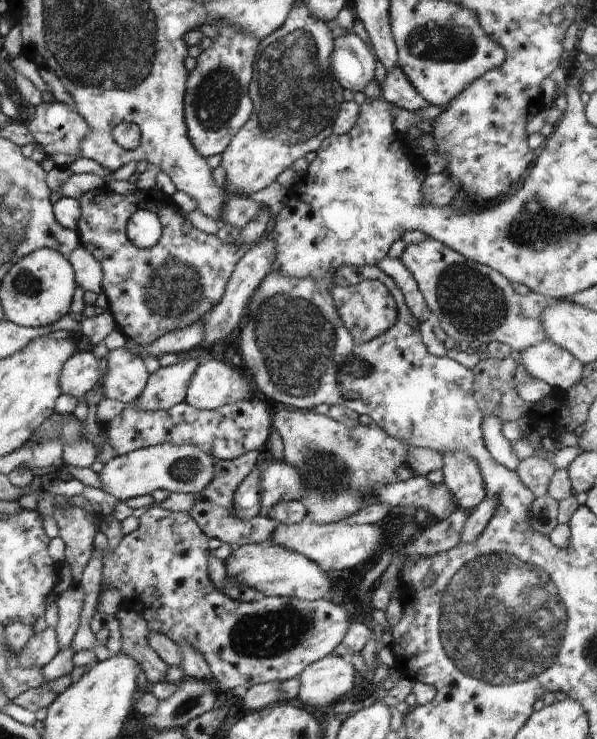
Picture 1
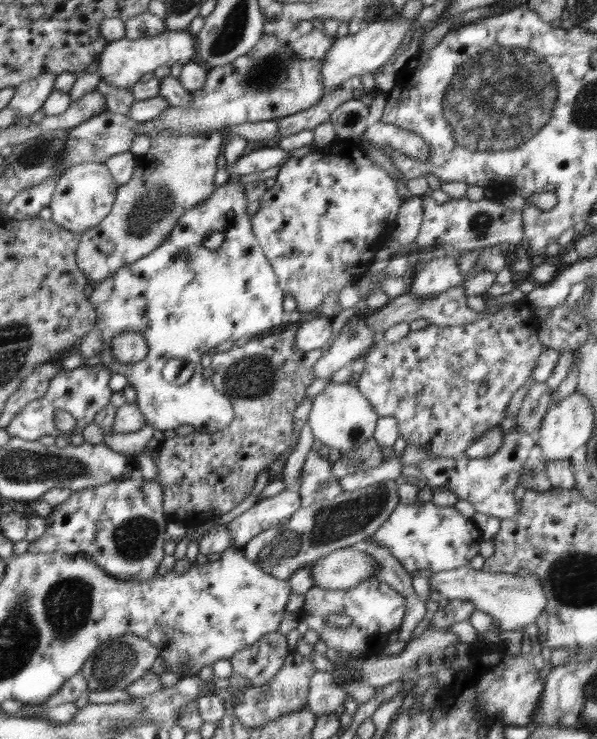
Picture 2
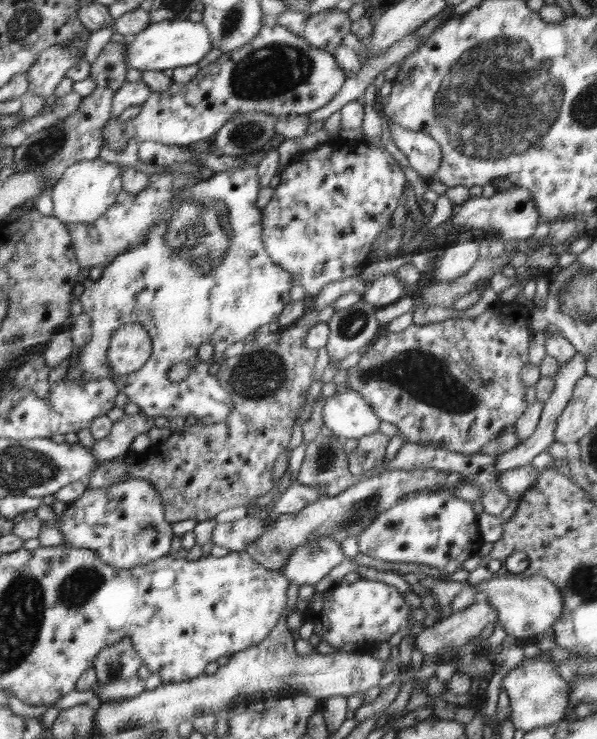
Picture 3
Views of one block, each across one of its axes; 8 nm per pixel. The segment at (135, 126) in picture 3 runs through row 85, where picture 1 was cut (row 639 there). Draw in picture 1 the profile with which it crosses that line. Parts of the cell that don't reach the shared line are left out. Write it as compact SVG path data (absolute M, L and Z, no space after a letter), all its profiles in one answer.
M160 505L150 507L140 518L138 528L123 536L122 540L116 546L115 549L107 549L102 552L102 580L100 588L106 584L107 588L118 588L119 592L136 592L136 598L140 600L140 604L144 604L148 610L144 612L144 620L146 620L149 630L156 632L156 634L165 634L166 638L170 638L174 644L180 646L181 642L188 642L192 648L196 648L202 656L210 672L213 674L213 678L220 684L221 691L232 690L236 686L244 686L249 689L251 686L267 683L267 682L282 682L296 678L300 672L306 668L309 664L324 658L327 654L332 654L336 650L339 642L342 642L342 638L346 636L346 630L348 630L351 622L348 620L348 612L344 607L340 607L335 602L330 600L318 599L312 602L305 601L299 598L284 598L284 597L264 597L261 596L259 599L254 601L240 602L233 600L229 596L226 596L223 591L219 591L216 586L212 584L210 576L208 576L208 555L210 549L208 548L209 538L206 534L202 534L202 530L198 528L198 524L192 520L190 514L186 512L170 512L160 508Z

